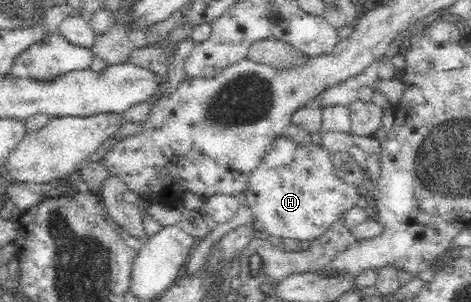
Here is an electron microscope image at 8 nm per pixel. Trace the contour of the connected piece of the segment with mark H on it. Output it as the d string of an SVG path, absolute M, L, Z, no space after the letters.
M284 137L279 138L267 153L263 165L251 175L249 187L245 191L244 197L249 202L253 214L251 227L254 231L302 242L323 235L340 213L355 206L360 197L357 189L341 181L332 169L329 151L321 145L309 143L301 146L287 141Z

